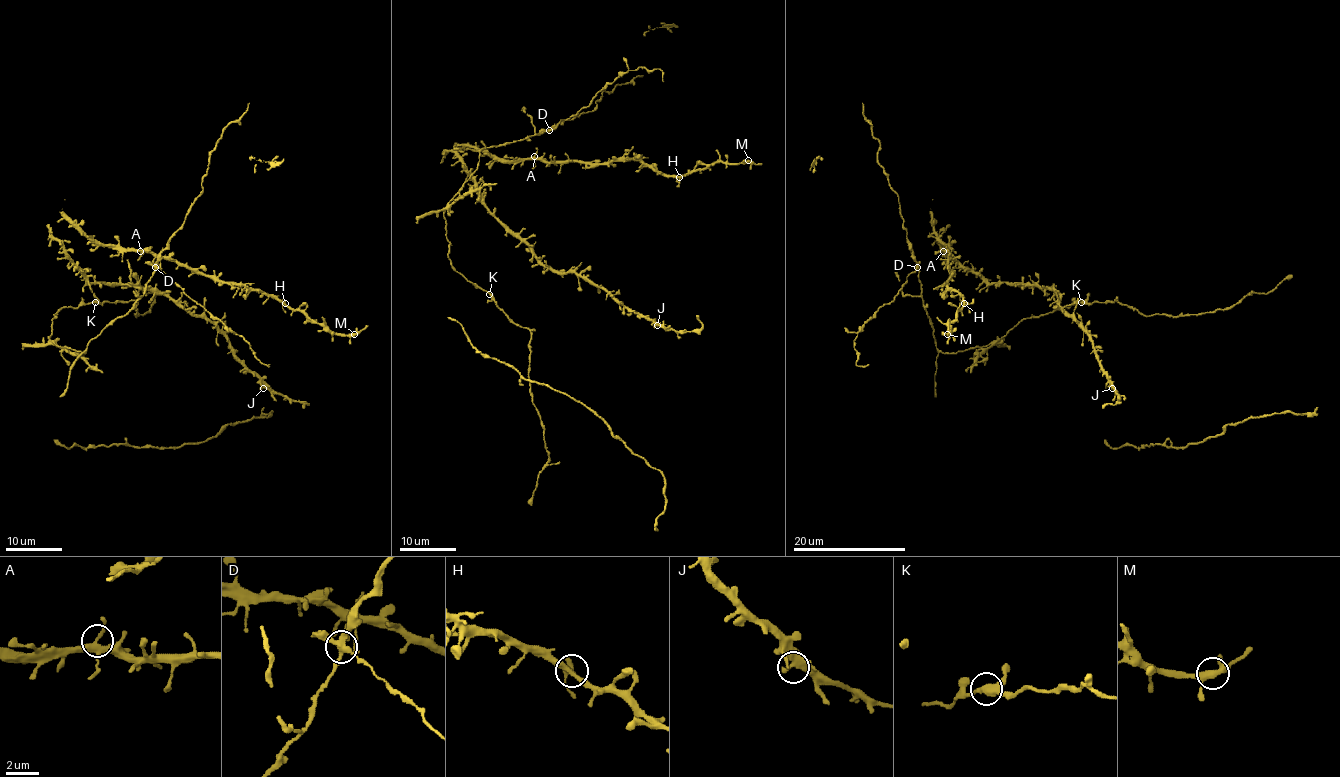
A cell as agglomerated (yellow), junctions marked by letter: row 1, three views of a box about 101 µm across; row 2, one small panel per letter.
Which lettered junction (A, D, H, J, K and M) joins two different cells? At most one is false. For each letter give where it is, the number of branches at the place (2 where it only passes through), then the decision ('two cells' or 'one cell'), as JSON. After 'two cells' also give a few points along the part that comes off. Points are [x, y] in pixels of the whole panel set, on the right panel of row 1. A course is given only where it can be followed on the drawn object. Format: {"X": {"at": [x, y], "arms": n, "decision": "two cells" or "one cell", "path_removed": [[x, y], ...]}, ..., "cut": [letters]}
{"A": {"at": [943, 251], "arms": 4, "decision": "one cell"}, "D": {"at": [917, 267], "arms": 4, "decision": "two cells", "path_removed": [[917, 266], [906, 276], [906, 282], [893, 299], [857, 333], [855, 364], [868, 364]]}, "H": {"at": [964, 303], "arms": 4, "decision": "one cell"}, "J": {"at": [1112, 388], "arms": 4, "decision": "one cell"}, "K": {"at": [1081, 302], "arms": 3, "decision": "one cell"}, "M": {"at": [947, 334], "arms": 4, "decision": "one cell"}, "cut": ["D"]}

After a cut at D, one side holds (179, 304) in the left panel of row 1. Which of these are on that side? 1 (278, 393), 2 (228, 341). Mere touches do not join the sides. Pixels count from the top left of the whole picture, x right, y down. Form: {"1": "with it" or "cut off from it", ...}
{"1": "with it", "2": "with it"}

